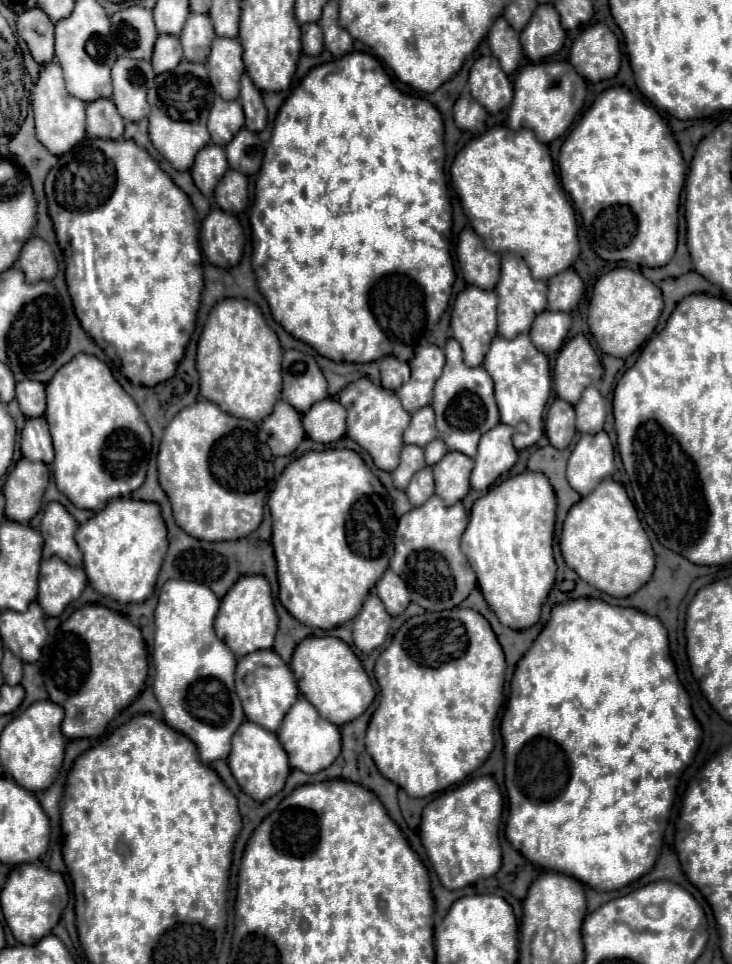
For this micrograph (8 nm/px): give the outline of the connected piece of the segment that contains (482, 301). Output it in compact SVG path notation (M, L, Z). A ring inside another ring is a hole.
M467 286L463 292L459 292L451 310L451 332L463 348L465 364L481 366L491 338L497 334L497 294L493 290L481 290L477 286Z

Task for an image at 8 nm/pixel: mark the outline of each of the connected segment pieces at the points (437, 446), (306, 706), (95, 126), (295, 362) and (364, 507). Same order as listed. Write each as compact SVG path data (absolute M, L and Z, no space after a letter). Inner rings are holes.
M439 438L433 440L433 442L429 442L429 444L425 446L425 460L427 460L427 464L429 464L429 466L437 464L437 462L445 456L445 452L447 452L447 448L445 448L445 444L443 444Z
M303 696L289 708L289 714L285 714L285 722L281 722L281 728L277 730L277 738L283 744L283 750L289 754L291 768L297 768L307 774L315 774L331 766L341 752L339 728L327 718L321 718L315 706L307 702Z
M99 98L87 104L87 134L95 138L119 140L123 136L123 118L117 114L111 98Z
M285 350L283 354L283 392L281 394L283 394L281 398L285 398L301 414L305 414L315 402L329 396L325 376L311 354L305 354L299 350Z
M323 450L323 452L305 452L301 458L293 460L281 474L281 478L277 480L274 488L269 496L269 510L273 516L273 552L277 564L277 578L279 584L279 600L301 624L305 626L315 626L315 628L323 628L323 630L331 630L335 626L341 626L345 622L349 622L351 618L357 616L357 612L363 606L363 600L367 596L367 592L375 586L375 582L381 578L381 574L387 570L387 564L393 556L393 530L397 526L397 518L391 510L391 502L389 502L389 494L385 490L385 486L373 476L373 472L365 466L365 462L361 460L361 456L353 450Z

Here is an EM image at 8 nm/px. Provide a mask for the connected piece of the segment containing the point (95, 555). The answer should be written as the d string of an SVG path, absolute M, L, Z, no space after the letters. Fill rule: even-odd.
M115 498L77 528L75 542L83 554L89 584L121 604L143 602L151 596L159 568L167 554L167 526L157 502Z

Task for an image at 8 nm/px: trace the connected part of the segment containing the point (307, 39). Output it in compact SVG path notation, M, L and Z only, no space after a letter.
M309 22L309 24L301 26L301 32L303 32L303 54L309 54L309 56L321 54L321 50L323 50L323 32L321 32L321 28L317 24Z

